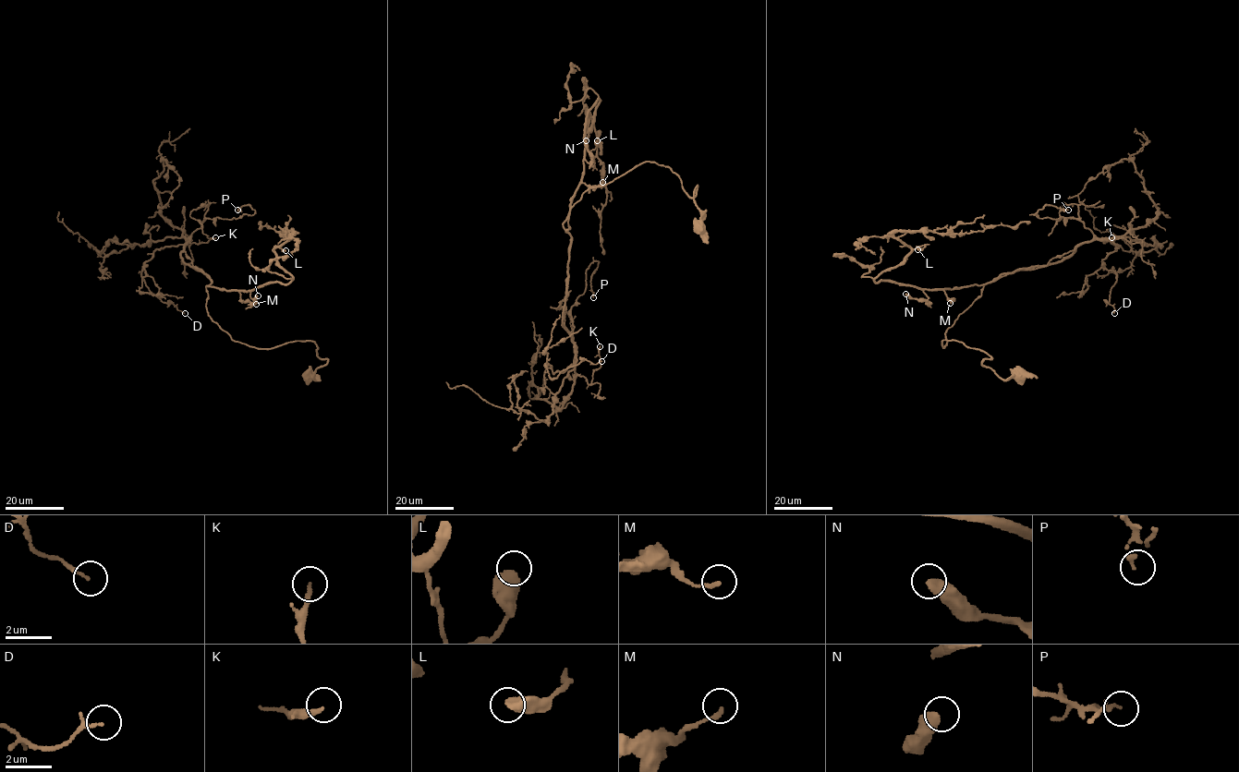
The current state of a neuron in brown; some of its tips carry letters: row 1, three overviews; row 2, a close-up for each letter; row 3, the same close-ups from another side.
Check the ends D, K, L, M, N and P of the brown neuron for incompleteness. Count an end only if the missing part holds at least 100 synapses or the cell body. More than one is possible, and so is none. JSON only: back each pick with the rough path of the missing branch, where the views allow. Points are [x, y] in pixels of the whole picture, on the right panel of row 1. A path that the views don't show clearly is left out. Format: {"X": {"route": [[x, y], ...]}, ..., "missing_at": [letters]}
{"missing_at": []}

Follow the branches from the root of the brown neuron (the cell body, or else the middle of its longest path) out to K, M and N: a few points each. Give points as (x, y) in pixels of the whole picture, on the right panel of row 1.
K: (1016, 376), (959, 342), (942, 347), (948, 328), (999, 277), (1092, 239), (1142, 242), (1111, 237)
M: (1016, 376), (1002, 379), (982, 364), (990, 356), (959, 342), (942, 347), (983, 285), (944, 289), (950, 303)
N: (1016, 376), (1002, 379), (982, 364), (990, 356), (963, 343), (941, 345), (982, 285), (905, 294)

